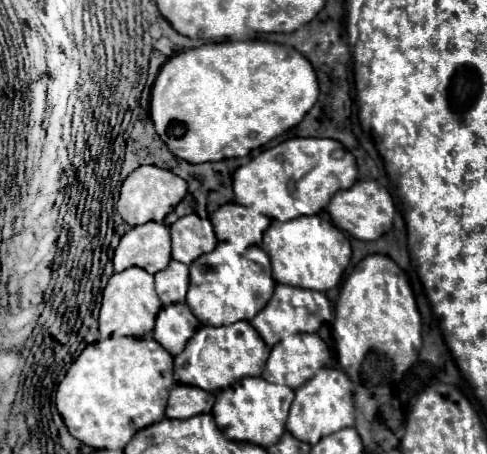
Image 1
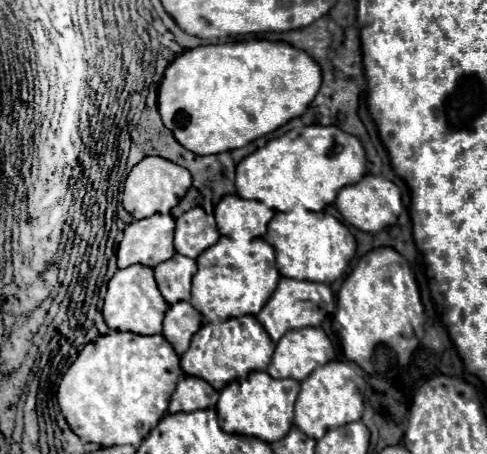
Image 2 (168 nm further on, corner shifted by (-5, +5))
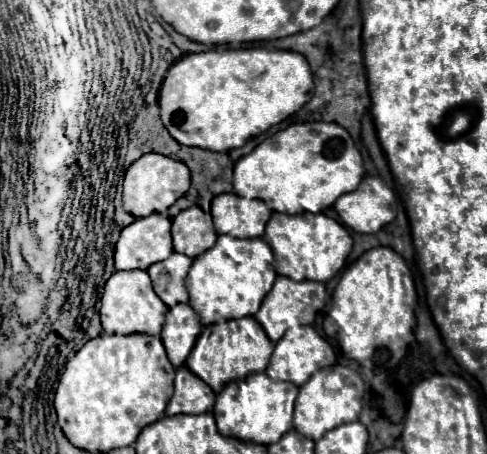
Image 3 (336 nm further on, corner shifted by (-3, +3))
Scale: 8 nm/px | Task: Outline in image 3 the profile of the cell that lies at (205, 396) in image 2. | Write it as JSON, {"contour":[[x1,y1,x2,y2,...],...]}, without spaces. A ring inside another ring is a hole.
{"contour":[[178,367,176,391,166,407,166,415,206,413,206,411,212,411,214,401,216,401,216,393,206,383,202,383,202,379,198,379,186,367]]}

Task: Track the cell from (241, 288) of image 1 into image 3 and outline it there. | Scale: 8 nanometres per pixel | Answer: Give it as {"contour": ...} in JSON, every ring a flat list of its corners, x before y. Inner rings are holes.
{"contour":[[220,235,212,249,198,255,186,277,186,287,190,293,190,305,198,311,202,325,256,315,262,299,272,289,276,279,272,259,274,255,266,241,236,239,230,235]]}

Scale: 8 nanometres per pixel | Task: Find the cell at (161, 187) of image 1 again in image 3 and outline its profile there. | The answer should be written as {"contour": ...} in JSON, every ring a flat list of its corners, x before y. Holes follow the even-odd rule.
{"contour":[[148,153,130,165,124,177,124,209,134,217,148,217,150,213,166,213,190,187,190,169,176,159]]}

